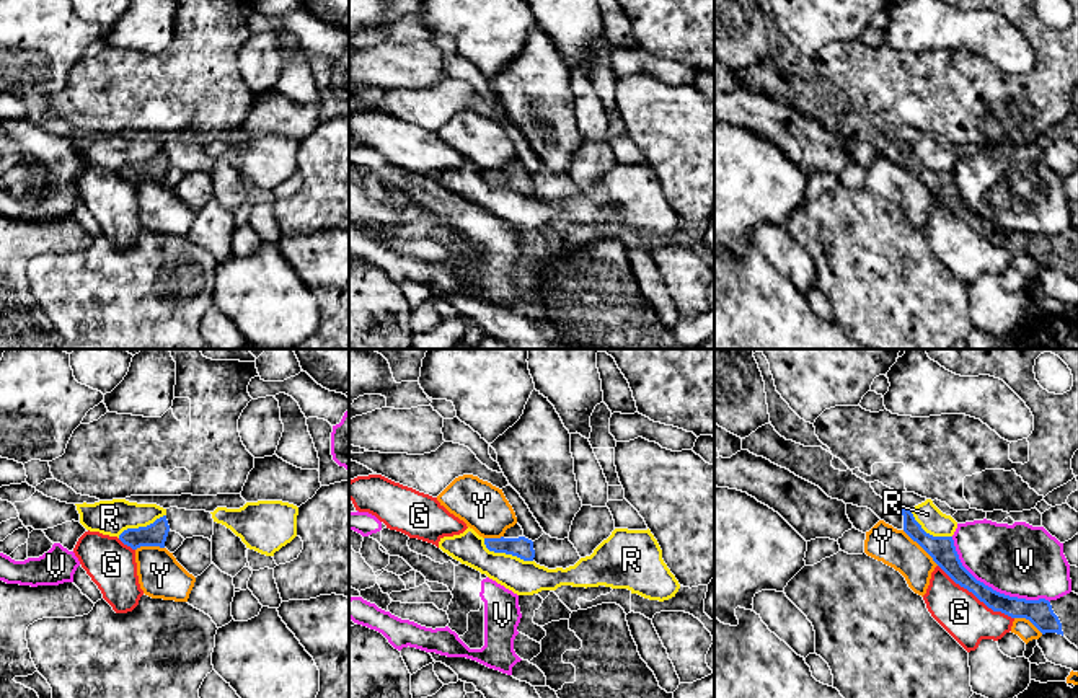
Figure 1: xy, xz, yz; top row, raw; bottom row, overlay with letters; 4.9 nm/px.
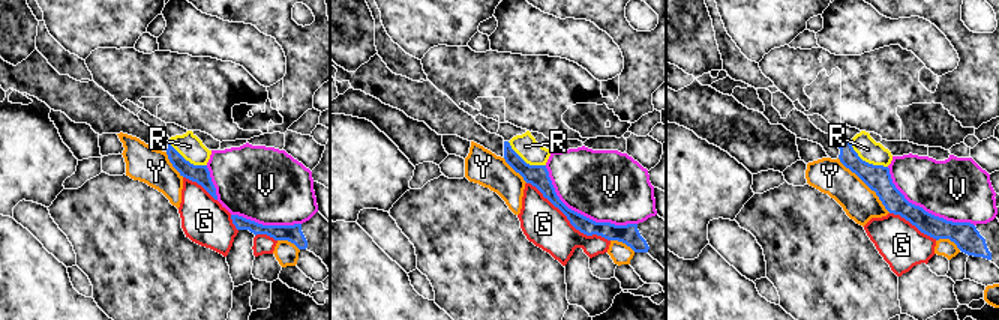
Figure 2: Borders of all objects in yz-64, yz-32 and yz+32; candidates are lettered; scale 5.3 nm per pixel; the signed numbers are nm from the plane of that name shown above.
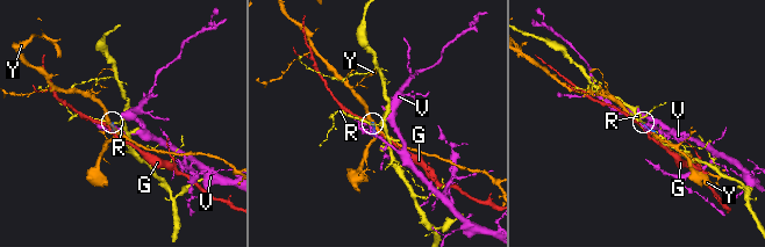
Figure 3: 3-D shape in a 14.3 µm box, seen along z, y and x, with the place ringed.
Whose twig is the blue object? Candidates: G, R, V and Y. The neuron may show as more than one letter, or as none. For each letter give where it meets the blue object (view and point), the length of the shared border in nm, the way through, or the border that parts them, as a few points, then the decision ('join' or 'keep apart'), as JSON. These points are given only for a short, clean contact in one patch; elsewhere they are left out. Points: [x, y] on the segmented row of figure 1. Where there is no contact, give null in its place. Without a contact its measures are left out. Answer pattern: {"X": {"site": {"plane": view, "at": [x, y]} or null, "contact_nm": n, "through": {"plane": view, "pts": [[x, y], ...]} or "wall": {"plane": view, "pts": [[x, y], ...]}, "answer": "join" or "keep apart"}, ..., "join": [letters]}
{"G": {"site": {"plane": "yz", "at": [976, 596]}, "contact_nm": 460, "answer": "keep apart"}, "R": {"site": {"plane": "xz", "at": [506, 553]}, "contact_nm": 280, "wall": {"plane": "xz", "pts": [[483, 538], [490, 550], [532, 561]]}, "answer": "keep apart"}, "V": {"site": {"plane": "yz", "at": [990, 587]}, "contact_nm": 600, "answer": "keep apart"}, "Y": {"site": {"plane": "yz", "at": [920, 545]}, "contact_nm": 260, "answer": "keep apart"}, "join": []}

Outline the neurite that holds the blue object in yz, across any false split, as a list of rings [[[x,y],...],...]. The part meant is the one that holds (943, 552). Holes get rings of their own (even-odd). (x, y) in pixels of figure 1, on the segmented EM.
[[[765,424],[742,439],[742,450],[763,457],[796,476],[819,486],[828,497],[871,509],[881,520],[903,530],[961,587],[972,592],[993,612],[1029,620],[1042,634],[1057,633],[1078,647],[1078,594],[1057,600],[1026,600],[993,590],[977,581],[961,563],[952,537],[933,537],[915,520],[912,510],[899,509],[874,493],[871,483],[832,466],[833,455],[822,447],[804,447],[781,437]]]

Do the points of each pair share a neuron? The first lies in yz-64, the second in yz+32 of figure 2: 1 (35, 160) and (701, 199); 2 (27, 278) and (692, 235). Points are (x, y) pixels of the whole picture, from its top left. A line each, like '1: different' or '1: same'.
1: same
2: different

